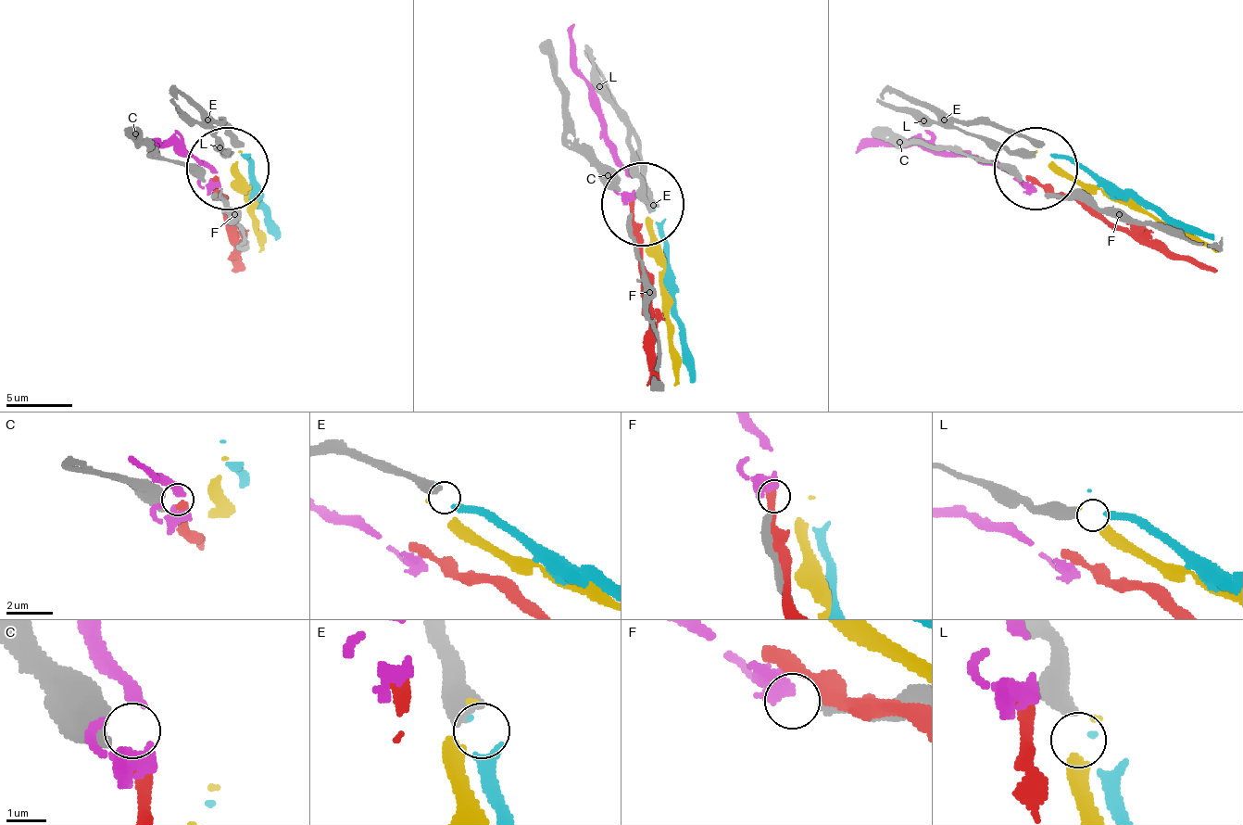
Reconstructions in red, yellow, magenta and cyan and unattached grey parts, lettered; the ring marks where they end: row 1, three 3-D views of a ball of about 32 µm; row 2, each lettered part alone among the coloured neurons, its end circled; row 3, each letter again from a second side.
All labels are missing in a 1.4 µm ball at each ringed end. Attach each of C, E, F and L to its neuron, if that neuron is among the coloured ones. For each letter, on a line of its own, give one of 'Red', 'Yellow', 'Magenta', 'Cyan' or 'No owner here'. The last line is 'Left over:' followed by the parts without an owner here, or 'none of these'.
C: Red
E: Cyan
F: Magenta
L: No owner here
Left over: L

